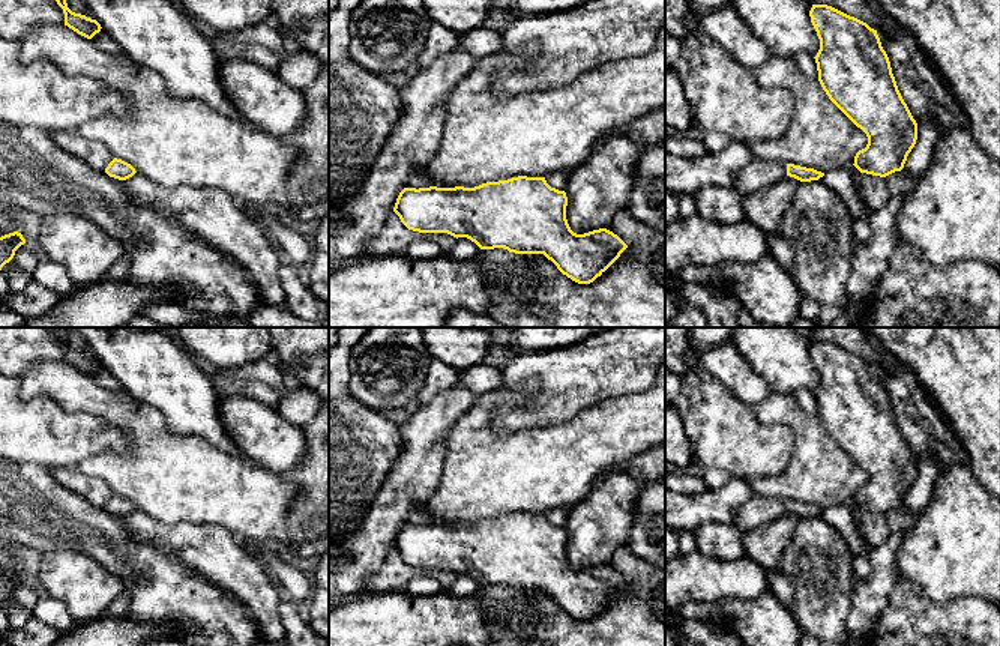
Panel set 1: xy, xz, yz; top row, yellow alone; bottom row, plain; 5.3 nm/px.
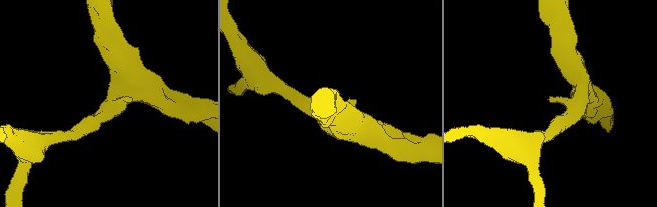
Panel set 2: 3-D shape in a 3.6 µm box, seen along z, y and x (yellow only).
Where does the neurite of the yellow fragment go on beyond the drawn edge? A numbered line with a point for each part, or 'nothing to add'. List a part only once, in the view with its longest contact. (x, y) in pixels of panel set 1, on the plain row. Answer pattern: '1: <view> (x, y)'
1: yz (759, 510)

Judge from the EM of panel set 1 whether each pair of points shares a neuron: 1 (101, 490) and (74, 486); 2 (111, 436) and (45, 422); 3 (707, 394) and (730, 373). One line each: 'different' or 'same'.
1: same
2: same
3: different

